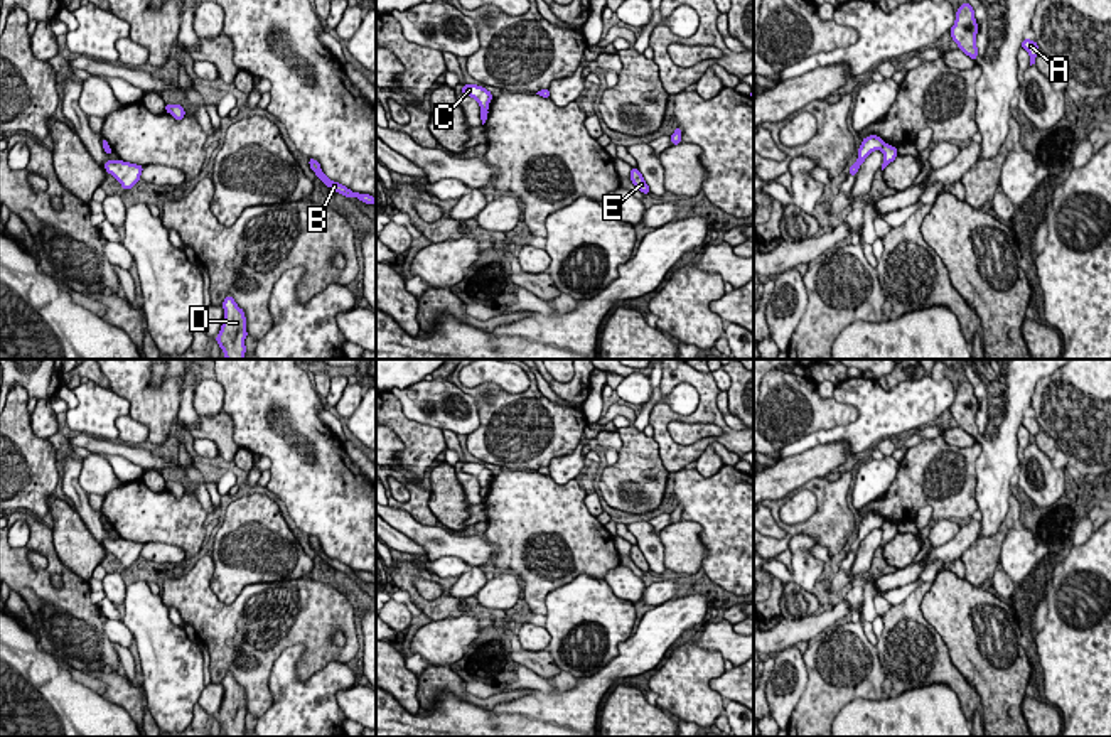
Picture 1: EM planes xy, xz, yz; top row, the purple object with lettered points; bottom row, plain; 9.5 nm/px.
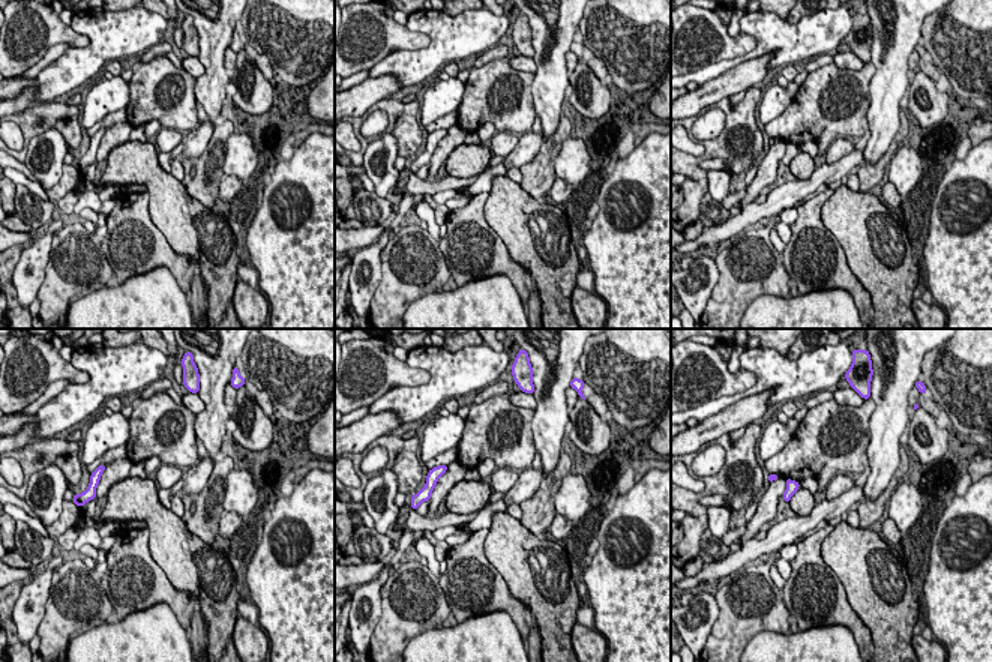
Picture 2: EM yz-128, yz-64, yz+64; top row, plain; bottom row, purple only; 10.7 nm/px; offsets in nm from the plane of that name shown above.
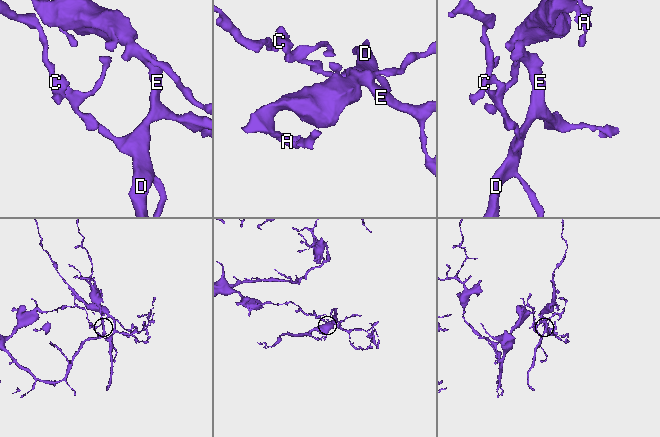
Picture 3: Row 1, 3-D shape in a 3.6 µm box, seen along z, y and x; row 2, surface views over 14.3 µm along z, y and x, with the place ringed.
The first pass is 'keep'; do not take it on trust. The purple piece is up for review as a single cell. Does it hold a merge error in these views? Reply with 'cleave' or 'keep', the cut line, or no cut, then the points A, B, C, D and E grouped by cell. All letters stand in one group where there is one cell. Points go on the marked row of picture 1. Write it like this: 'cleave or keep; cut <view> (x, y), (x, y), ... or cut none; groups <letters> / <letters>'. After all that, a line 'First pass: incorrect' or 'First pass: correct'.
cleave; cut yz (884, 142), (880, 149); groups A B D E / C
First pass: incorrect

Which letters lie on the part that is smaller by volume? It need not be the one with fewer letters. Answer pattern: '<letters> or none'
A, B, D, E

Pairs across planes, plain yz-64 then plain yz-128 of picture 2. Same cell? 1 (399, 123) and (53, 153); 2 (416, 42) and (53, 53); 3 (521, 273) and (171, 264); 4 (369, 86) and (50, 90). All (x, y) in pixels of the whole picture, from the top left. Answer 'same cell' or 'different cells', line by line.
1: different cells
2: different cells
3: same cell
4: different cells

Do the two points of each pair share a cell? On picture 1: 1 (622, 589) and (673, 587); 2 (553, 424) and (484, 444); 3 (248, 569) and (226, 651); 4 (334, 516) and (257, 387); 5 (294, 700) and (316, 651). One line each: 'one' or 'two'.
1: two
2: one
3: two
4: one
5: two

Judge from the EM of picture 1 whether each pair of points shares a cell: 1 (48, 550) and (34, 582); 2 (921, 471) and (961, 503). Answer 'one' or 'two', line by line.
1: one
2: one

